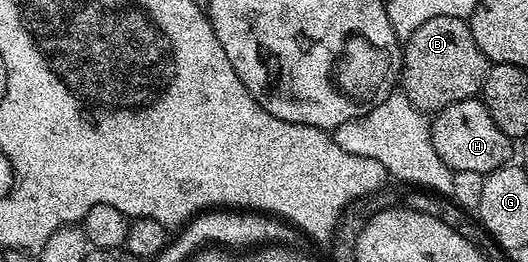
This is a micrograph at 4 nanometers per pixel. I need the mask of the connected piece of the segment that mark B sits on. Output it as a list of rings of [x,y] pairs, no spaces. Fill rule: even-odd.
[[[434,16],[429,22],[421,22],[417,30],[402,45],[403,70],[401,73],[401,91],[404,96],[417,106],[424,114],[434,114],[453,102],[469,100],[480,95],[483,79],[489,67],[489,61],[485,54],[473,42],[471,25],[461,16]]]

